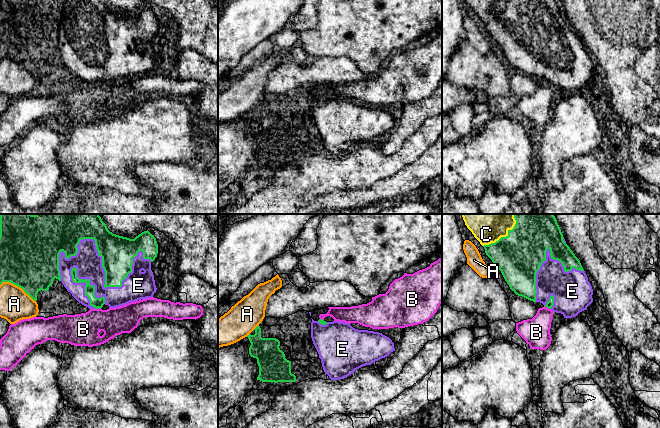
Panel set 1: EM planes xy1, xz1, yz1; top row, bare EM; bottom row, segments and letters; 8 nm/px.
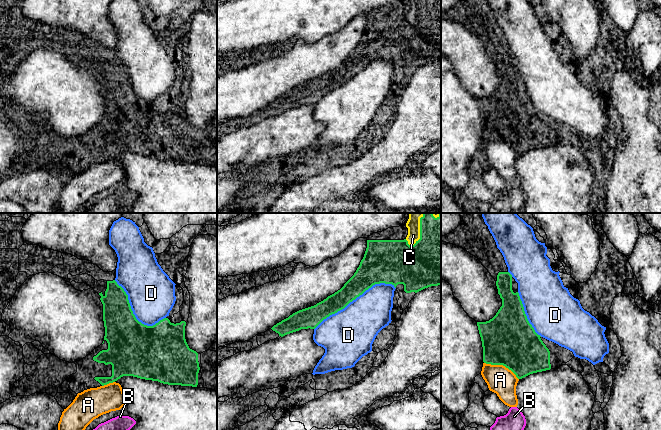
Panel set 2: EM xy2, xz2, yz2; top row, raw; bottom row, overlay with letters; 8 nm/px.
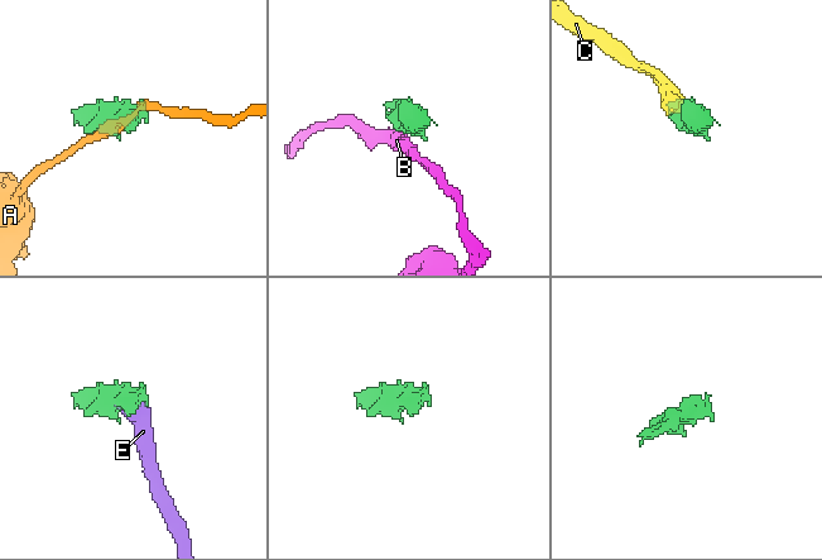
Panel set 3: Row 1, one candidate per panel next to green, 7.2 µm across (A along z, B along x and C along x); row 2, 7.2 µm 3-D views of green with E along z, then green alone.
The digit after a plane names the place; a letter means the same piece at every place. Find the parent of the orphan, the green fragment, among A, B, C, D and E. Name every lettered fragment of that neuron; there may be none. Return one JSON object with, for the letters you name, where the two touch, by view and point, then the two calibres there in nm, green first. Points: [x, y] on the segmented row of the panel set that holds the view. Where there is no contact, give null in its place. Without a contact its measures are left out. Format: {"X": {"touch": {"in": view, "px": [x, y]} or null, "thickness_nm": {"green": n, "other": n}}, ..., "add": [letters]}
{"C": {"touch": {"in": "yz1", "px": [506, 236]}, "thickness_nm": {"green": 380, "other": 400}}, "E": {"touch": {"in": "xy1", "px": [102, 266]}, "thickness_nm": {"green": 260, "other": 200}}, "add": ["C", "E"]}

